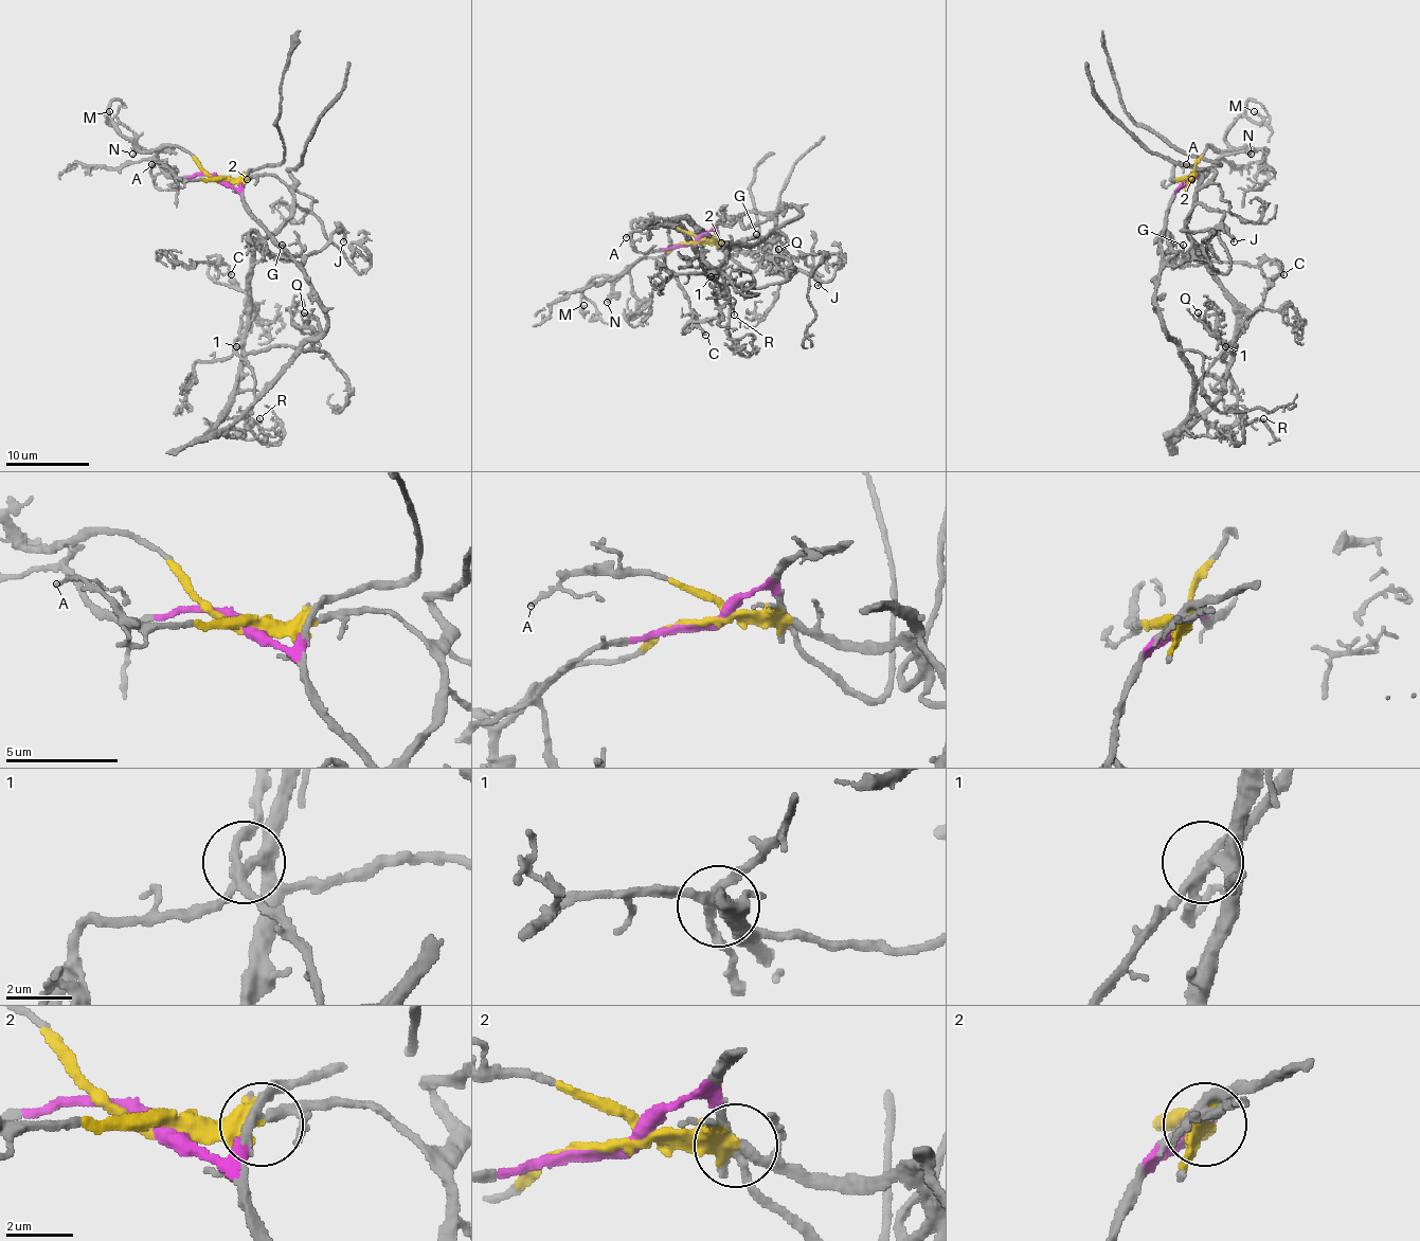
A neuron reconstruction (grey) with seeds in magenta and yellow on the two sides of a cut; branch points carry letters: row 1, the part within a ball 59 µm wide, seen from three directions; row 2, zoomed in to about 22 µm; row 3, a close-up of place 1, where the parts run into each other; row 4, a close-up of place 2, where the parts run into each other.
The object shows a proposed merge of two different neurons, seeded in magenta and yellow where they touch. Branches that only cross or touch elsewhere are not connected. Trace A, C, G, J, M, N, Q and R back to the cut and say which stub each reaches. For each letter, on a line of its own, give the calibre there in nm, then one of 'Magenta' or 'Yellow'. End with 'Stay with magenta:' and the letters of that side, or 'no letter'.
A: Thickness 180 nm. Yellow
C: Thickness 240 nm. Magenta
G: Thickness 140 nm. Magenta
J: Thickness 220 nm. Magenta
M: Thickness 170 nm. Yellow
N: Thickness 220 nm. Yellow
Q: Thickness 150 nm. Yellow
R: Thickness 100 nm. Magenta
Stay with magenta: C, G, J, R

